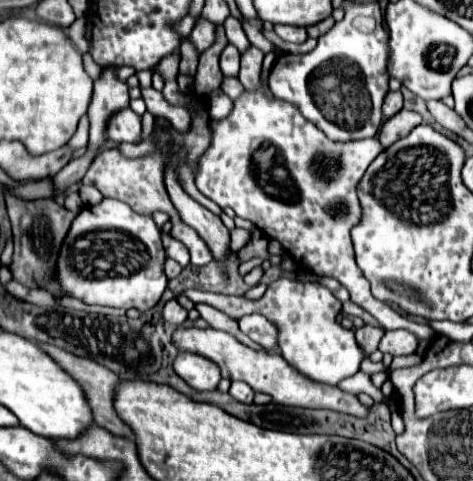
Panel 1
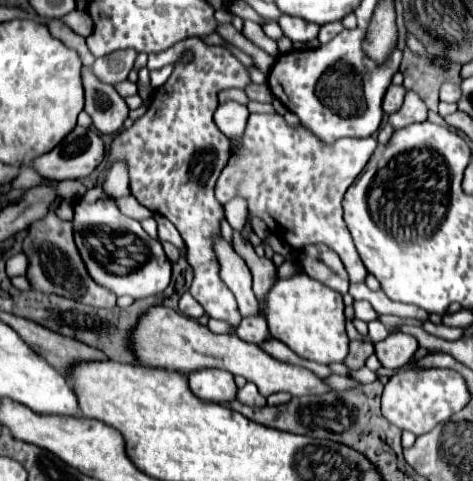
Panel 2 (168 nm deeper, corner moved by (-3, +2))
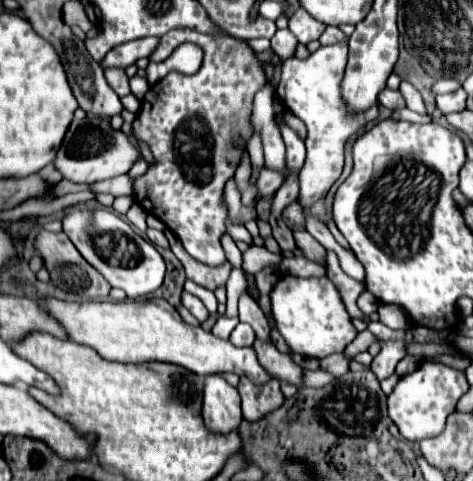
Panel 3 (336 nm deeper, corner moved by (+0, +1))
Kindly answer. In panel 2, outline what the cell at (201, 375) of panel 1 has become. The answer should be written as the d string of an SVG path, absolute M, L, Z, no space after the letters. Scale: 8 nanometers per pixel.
M196 369L188 373L190 389L196 397L210 403L222 403L236 399L234 377L222 369Z

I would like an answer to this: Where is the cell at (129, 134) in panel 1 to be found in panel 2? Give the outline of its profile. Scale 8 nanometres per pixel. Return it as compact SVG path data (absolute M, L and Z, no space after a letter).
M82 67L82 83L86 91L84 111L92 117L94 127L102 135L118 133L130 113L126 101L116 93L114 87L100 83L92 75L90 67Z

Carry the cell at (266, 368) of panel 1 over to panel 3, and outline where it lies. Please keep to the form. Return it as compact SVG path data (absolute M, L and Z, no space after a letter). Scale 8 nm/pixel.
M53 296L43 298L45 310L55 314L57 322L65 326L69 340L91 346L105 360L117 362L173 362L195 374L209 376L219 372L233 372L247 376L257 384L265 384L271 376L259 364L253 348L237 348L229 340L221 340L201 326L189 326L179 312L165 298L151 298L145 302L65 302Z

